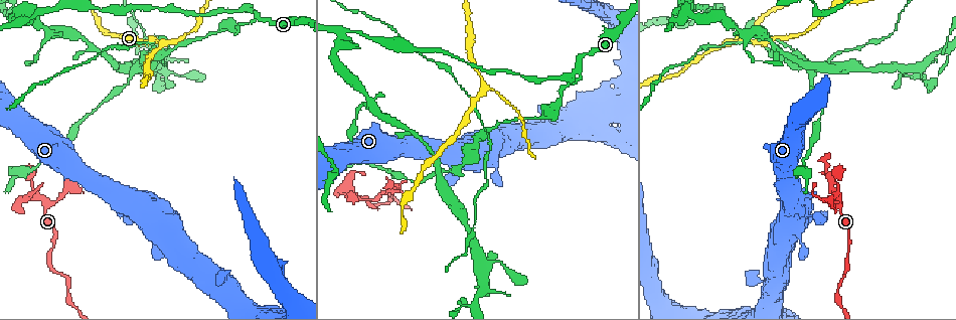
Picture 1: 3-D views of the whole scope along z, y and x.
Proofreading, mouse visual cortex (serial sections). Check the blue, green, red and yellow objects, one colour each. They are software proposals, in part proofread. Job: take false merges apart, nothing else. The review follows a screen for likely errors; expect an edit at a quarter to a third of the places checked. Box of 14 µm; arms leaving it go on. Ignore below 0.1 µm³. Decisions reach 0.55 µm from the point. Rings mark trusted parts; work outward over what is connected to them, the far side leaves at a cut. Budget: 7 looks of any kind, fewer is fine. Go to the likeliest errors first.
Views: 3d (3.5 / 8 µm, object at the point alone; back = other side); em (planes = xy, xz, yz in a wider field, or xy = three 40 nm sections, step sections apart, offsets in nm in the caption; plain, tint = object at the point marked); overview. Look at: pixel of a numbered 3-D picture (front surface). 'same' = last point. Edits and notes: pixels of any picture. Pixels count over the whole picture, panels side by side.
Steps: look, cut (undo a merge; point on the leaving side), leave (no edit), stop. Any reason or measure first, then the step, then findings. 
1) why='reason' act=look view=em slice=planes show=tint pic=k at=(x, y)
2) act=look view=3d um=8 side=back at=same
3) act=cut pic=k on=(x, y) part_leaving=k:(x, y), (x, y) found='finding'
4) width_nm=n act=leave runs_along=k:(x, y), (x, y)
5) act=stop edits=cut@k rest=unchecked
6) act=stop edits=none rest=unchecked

why='three-way junction' act=look view=3d um=3.5 pic=1 at=(258, 14)

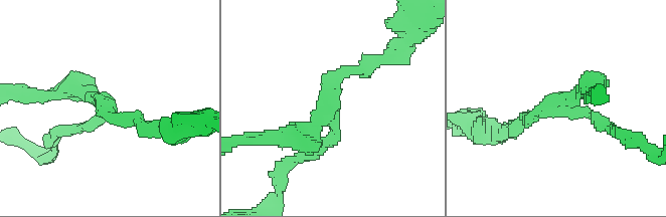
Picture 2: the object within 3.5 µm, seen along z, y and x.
arms=3 arm_widths_nm=150,200,250 act=look view=em slice=xy step=5 show=tint pic=2 at=(330, 102)

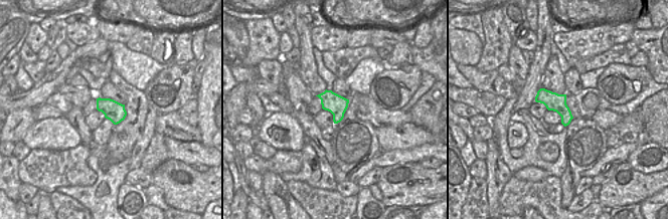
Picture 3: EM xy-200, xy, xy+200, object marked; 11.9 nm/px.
width_nm=240 act=leave runs_along=2:(367, 63), (336, 79), (324, 116), (281, 136) found='continuous, no second cell'

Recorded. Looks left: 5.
act=look view=3d um=3.5 pic=1 at=(220, 31)

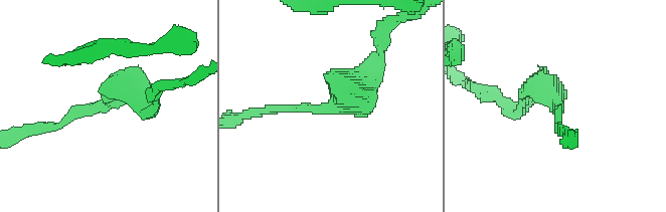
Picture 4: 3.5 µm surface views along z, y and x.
arm_widths_nm=150,200 why='now the EM' act=look view=em slice=xy step=5 show=tint pic=4 at=(325, 107)

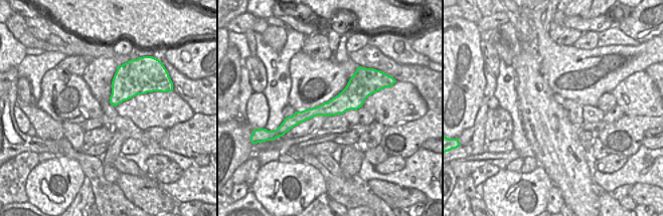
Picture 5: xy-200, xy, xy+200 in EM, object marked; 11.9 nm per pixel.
width_nm=260 act=leave runs_along=4:(373, 80), (327, 109), (263, 112) found='continuous, no second cell'

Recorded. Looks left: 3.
why='three arms meet' act=look view=em slice=xy step=2 show=tint pic=1 at=(160, 43)

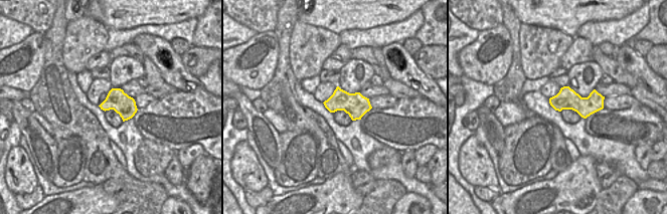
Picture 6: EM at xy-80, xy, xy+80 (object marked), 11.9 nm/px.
why='wider look' act=look view=3d um=3.5 at=same

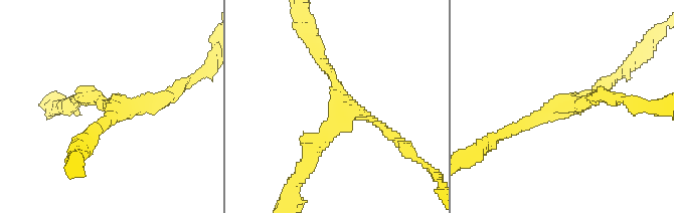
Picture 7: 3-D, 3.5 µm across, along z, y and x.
width_nm=280 act=leave runs_along=7:(622, 98), (551, 105), (516, 130) found='all the same cell'

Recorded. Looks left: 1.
act=stop edits=none rest=unchecked

